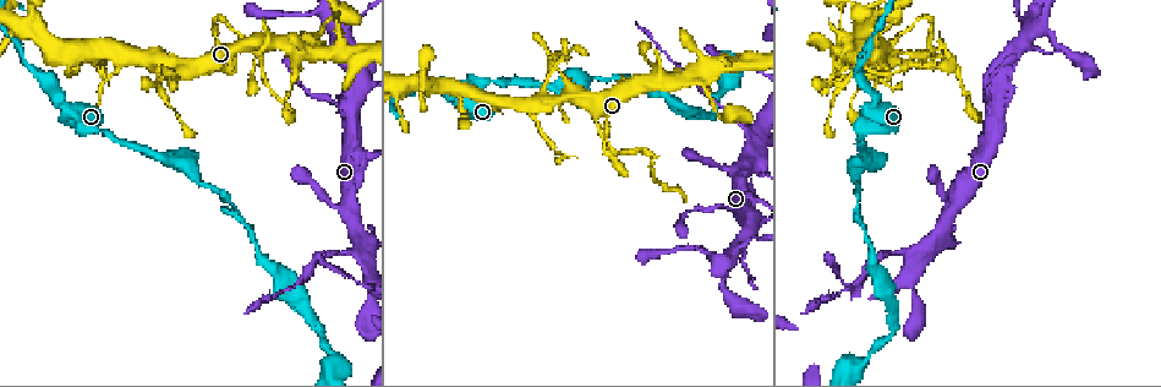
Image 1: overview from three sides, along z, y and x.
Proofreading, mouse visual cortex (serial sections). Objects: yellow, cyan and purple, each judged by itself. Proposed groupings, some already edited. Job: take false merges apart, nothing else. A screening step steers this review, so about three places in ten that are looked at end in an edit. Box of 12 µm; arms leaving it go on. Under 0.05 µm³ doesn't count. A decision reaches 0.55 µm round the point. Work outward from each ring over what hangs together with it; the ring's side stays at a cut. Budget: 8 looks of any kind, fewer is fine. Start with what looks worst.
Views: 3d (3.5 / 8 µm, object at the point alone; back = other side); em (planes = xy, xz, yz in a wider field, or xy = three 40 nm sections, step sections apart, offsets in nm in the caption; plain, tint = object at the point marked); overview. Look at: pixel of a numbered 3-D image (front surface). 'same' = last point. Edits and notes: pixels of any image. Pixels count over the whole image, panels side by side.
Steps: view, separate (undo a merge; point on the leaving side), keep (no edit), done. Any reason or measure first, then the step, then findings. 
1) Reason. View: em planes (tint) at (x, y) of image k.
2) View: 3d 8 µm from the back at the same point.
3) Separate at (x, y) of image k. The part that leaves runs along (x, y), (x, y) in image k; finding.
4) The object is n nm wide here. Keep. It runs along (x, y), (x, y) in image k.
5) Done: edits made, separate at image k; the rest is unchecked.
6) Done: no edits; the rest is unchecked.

Thin neck. View: em xy step 3 (tint) at (158, 79) of image 1.

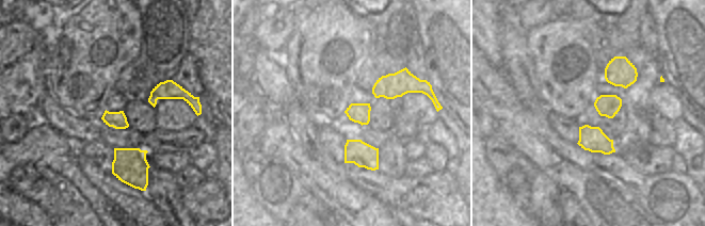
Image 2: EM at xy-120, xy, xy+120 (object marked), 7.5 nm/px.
View: 3d 3.5 µm at the same point.

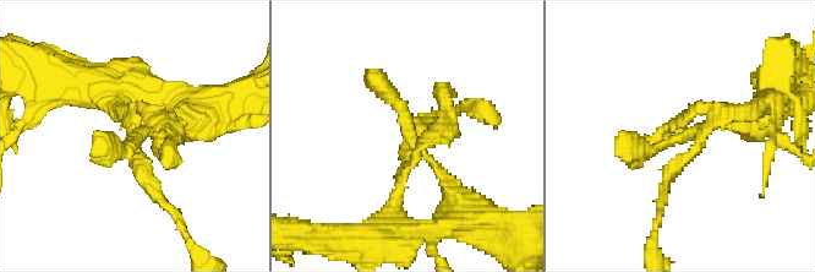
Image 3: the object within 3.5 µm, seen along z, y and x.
The object is 150 nm wide here. Keep. It runs along (751, 120), (698, 128), (663, 192) in image 3; all the same cell.

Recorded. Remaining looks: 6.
Sharp bend. View: 3d 3.5 µm at (219, 17) of image 1.

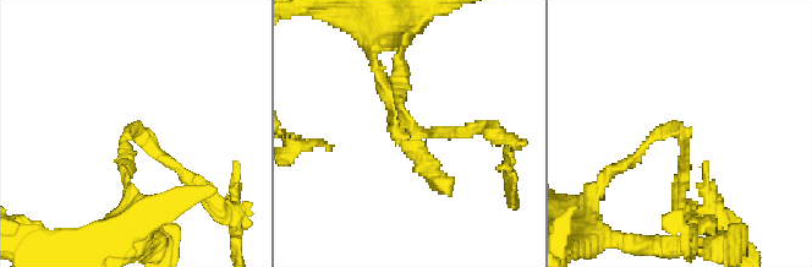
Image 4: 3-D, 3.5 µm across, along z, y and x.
Keep. It runs along (401, 59), (405, 121), (465, 134) in image 4; continuous, no second cell.

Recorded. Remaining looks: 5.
Sudden change in width. View: 3d 3.5 µm at (356, 251) of image 1.

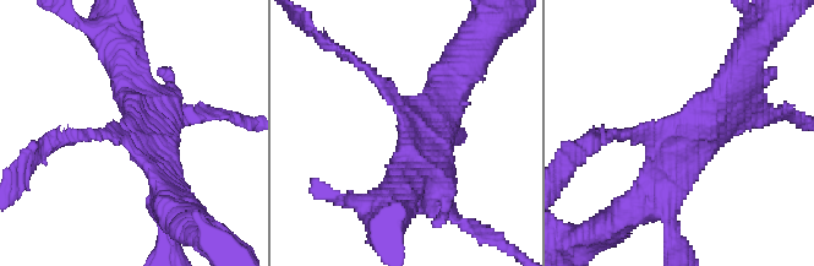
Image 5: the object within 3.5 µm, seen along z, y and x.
The arms are 150, 400 nm wide. View: em xy step 1 (tint) at (407, 130) of image 5.

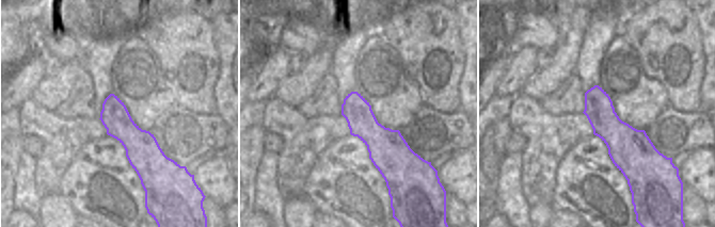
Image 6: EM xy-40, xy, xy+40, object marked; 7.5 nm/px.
Keep. It runs along (741, 77), (672, 134), (616, 134) in image 5; continuous, no second cell.

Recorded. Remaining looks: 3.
Done: no edits; the rest is unchecked.

